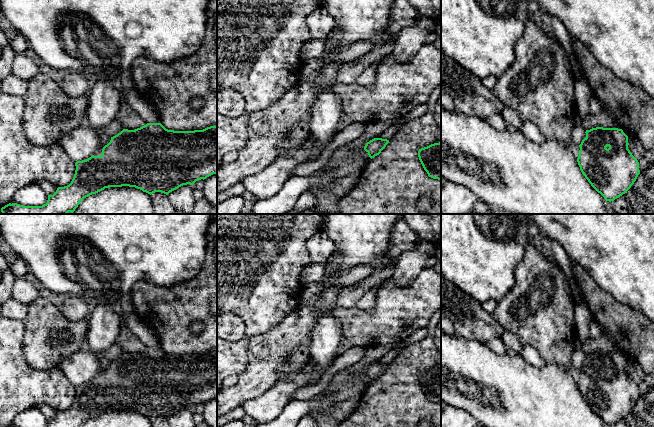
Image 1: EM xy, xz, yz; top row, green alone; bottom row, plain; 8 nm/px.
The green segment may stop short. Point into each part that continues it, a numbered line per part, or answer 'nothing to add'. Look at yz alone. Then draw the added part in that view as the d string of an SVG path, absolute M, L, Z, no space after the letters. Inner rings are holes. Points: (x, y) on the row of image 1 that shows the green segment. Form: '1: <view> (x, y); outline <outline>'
1: yz (604, 119); outline M605 109L596 115L588 113L583 119L583 125L585 130L590 130L596 127L621 129L613 116Z

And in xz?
1: xz (350, 158); outline M380 120L368 123L360 137L336 149L327 164L334 176L342 178L361 172L371 160L368 152L364 150L366 143L378 138L381 133L393 126L394 122L395 120Z

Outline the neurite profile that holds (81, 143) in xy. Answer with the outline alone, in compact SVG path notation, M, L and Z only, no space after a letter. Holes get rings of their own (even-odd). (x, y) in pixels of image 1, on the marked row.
M81 125L63 135L58 145L77 162L90 158L100 147L101 139L96 129Z

